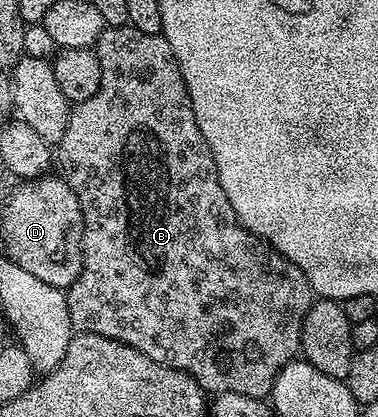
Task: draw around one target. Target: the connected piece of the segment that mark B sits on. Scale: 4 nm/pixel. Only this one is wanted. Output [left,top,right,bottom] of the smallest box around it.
[56,26,312,400]

